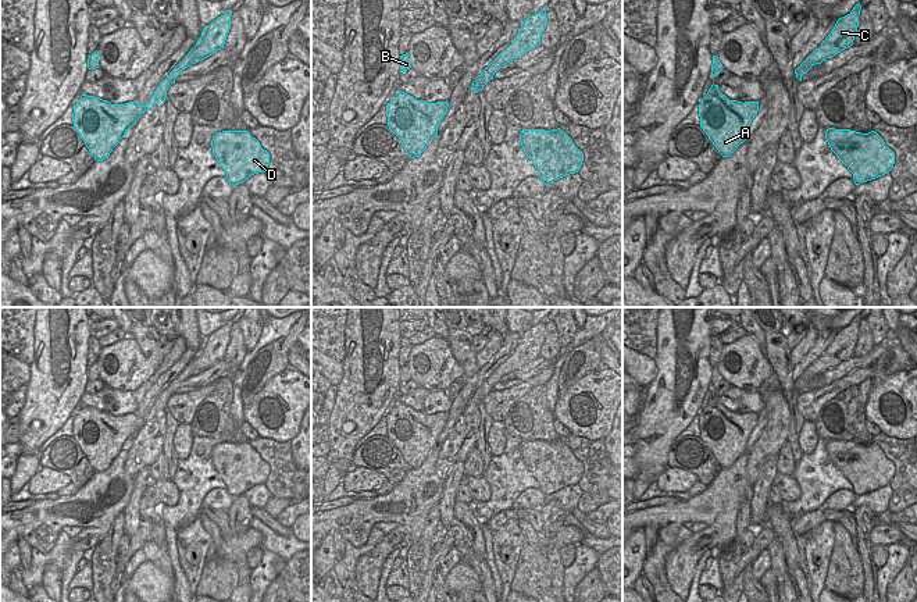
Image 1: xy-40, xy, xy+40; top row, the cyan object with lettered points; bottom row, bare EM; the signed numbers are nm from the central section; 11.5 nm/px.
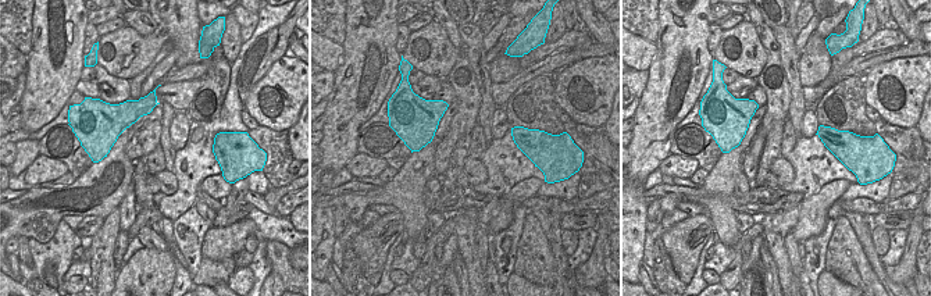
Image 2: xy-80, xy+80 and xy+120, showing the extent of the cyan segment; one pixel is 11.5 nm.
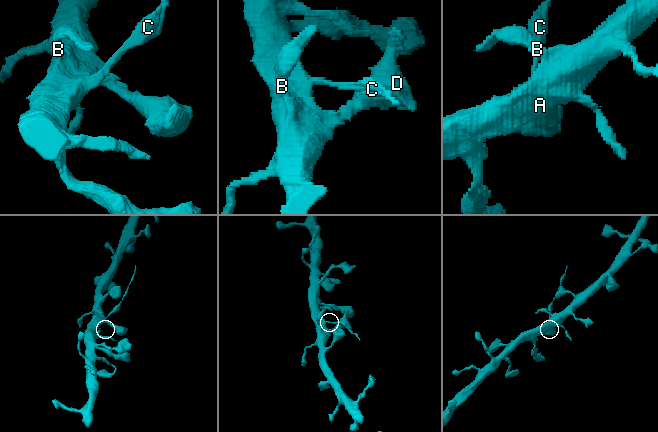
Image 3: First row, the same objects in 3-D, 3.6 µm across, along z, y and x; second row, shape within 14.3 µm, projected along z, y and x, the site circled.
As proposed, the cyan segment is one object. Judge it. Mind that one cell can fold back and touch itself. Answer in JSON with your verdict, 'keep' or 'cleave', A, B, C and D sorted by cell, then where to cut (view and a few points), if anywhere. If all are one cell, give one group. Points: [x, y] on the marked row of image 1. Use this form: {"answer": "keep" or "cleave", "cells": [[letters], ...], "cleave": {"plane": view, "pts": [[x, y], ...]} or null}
{"answer": "cleave", "cells": [["A", "B", "D"], ["C"]], "cleave": {"plane": "xy", "pts": [[485, 68], [493, 72]]}}

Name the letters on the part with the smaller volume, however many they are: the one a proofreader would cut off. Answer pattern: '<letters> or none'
C

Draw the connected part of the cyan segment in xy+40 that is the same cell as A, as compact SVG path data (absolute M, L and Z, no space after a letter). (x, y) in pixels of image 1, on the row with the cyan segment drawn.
M711 85L699 104L700 128L722 157L729 157L746 140L759 101L729 100Z

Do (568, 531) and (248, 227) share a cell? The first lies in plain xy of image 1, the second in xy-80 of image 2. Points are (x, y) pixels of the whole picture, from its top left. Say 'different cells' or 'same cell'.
same cell

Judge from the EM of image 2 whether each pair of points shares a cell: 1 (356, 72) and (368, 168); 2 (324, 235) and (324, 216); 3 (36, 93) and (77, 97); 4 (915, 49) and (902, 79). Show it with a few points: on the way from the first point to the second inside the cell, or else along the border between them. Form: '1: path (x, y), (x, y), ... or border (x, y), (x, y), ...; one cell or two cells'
1: border (357, 153), (343, 167); two cells
2: path (325, 231), (324, 220); one cell
3: border (75, 91), (66, 103); two cells
4: border (916, 54), (895, 57), (880, 64); two cells

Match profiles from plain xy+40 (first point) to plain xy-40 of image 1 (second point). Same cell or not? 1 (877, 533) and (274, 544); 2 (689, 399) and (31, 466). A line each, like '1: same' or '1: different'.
1: different
2: different

